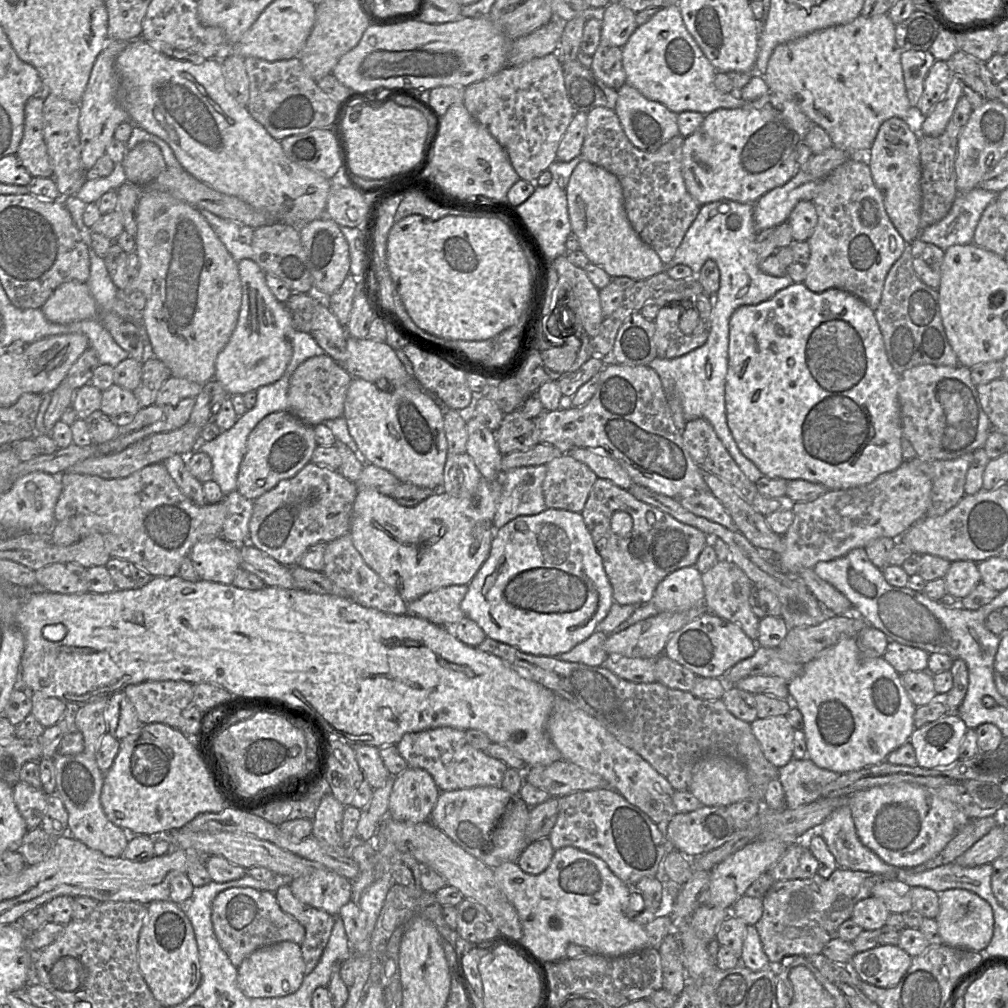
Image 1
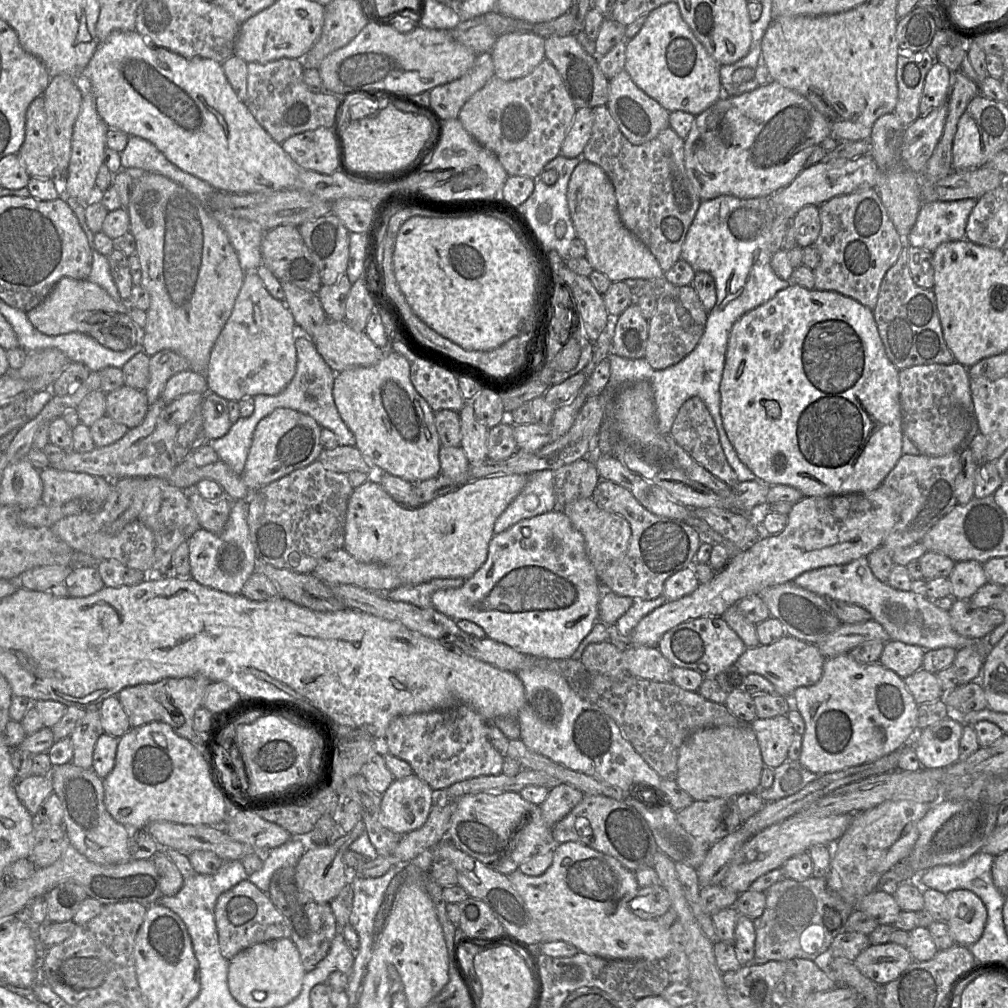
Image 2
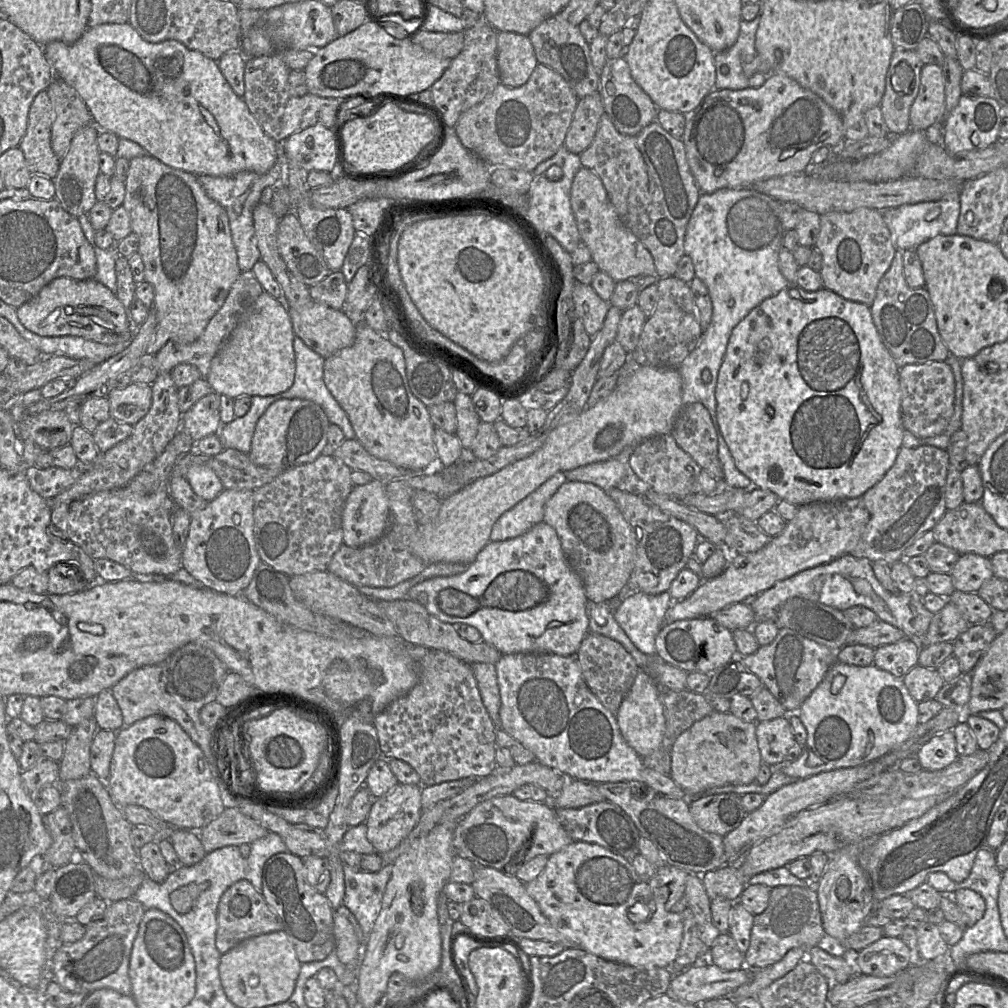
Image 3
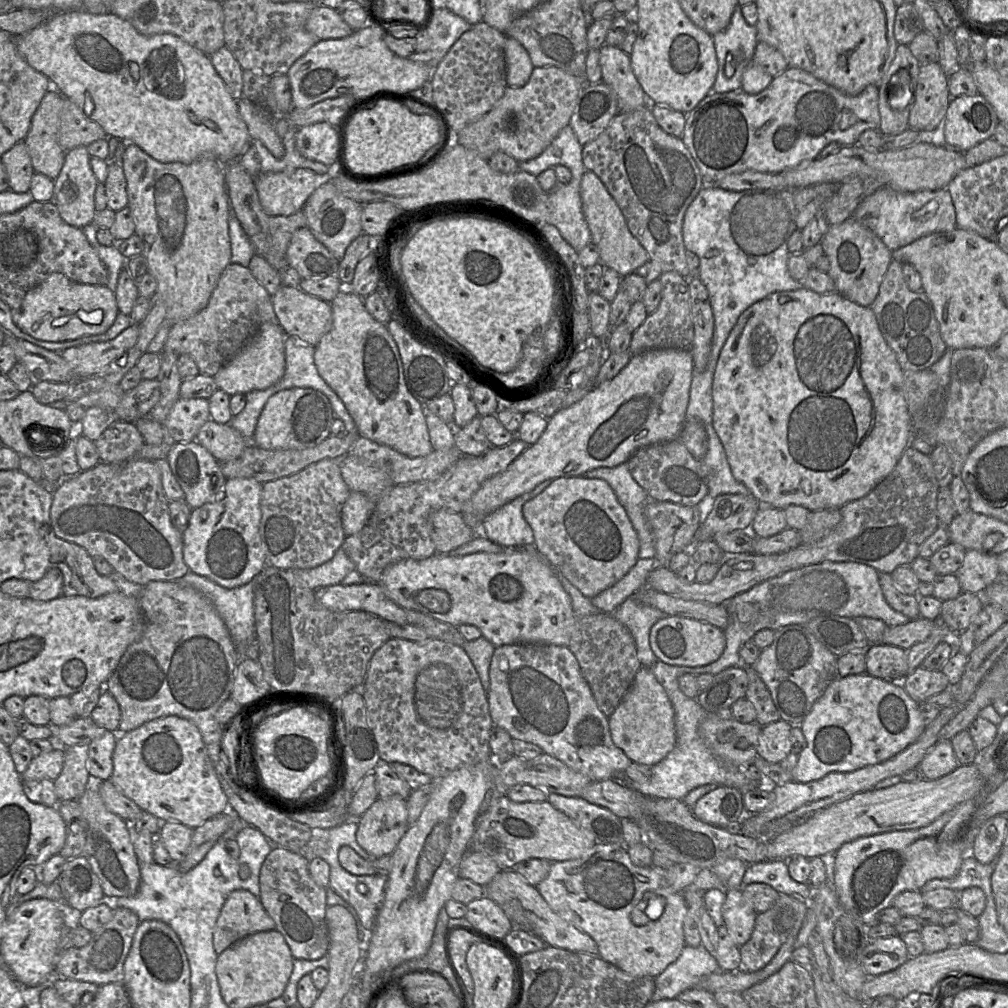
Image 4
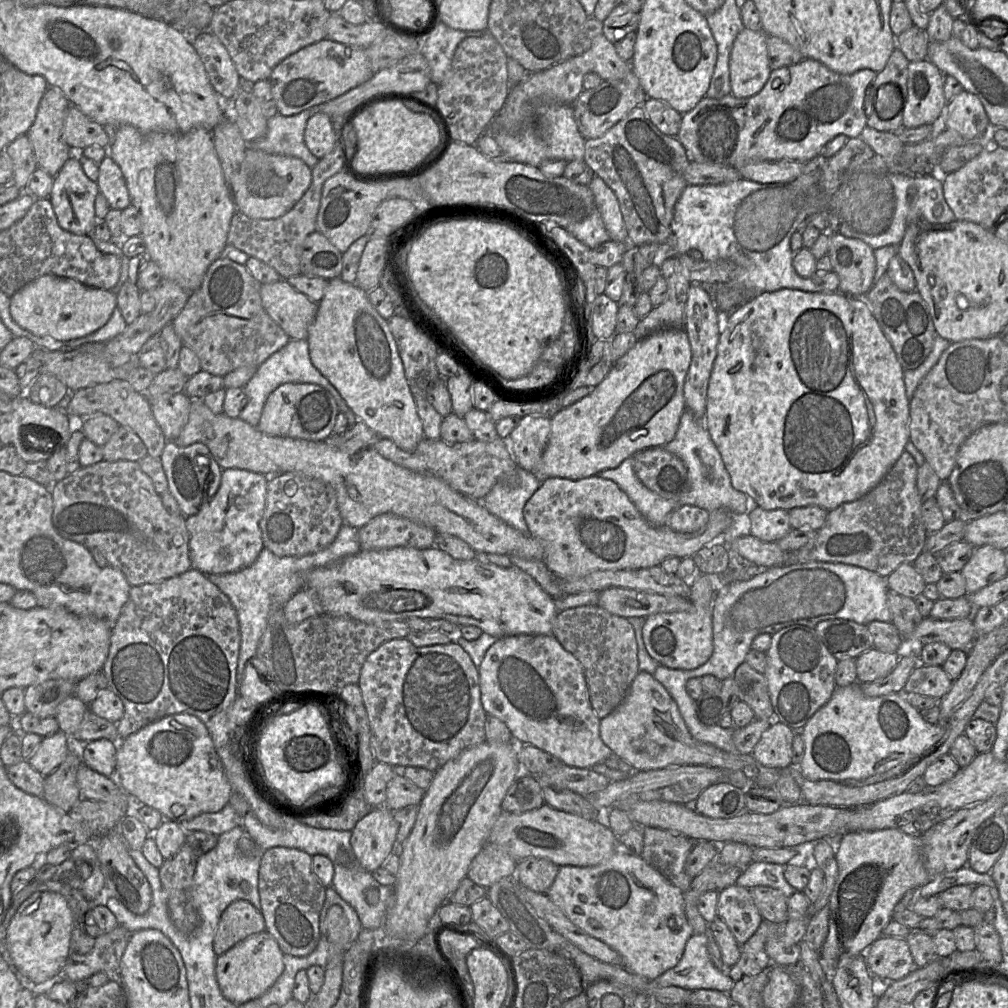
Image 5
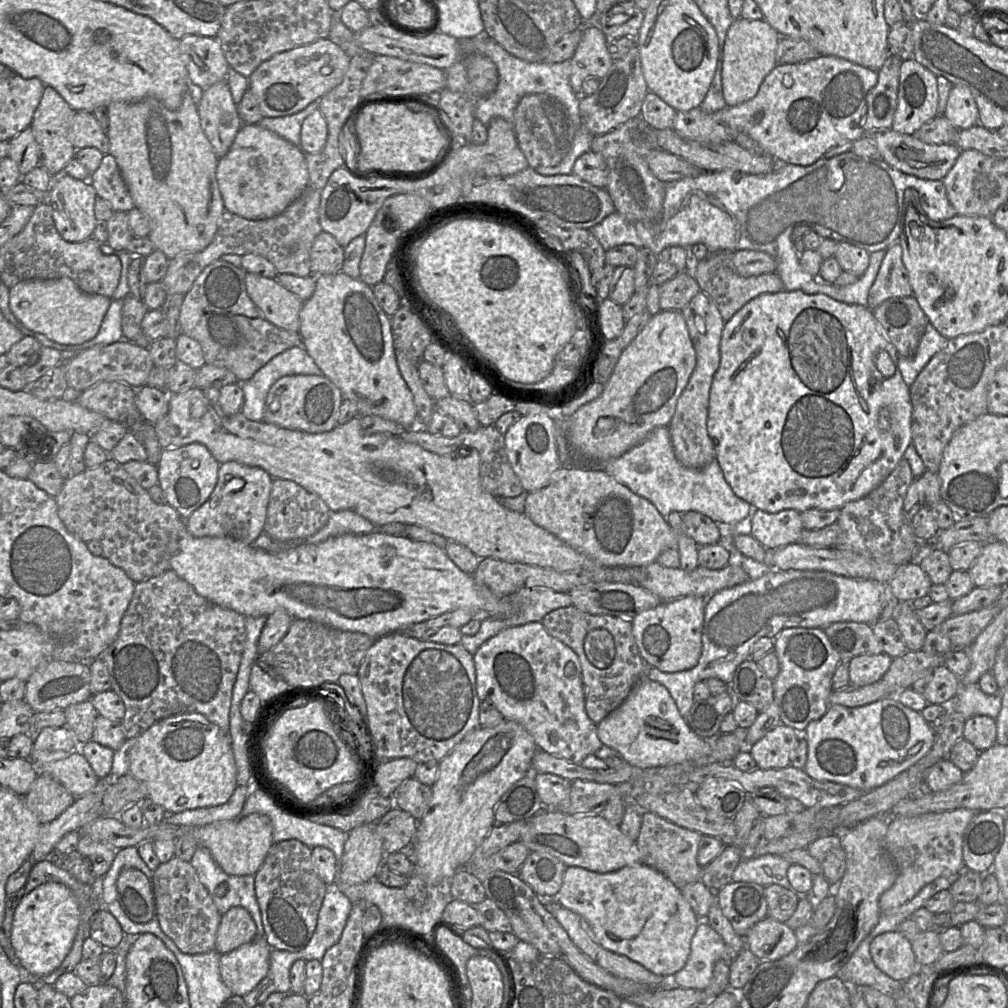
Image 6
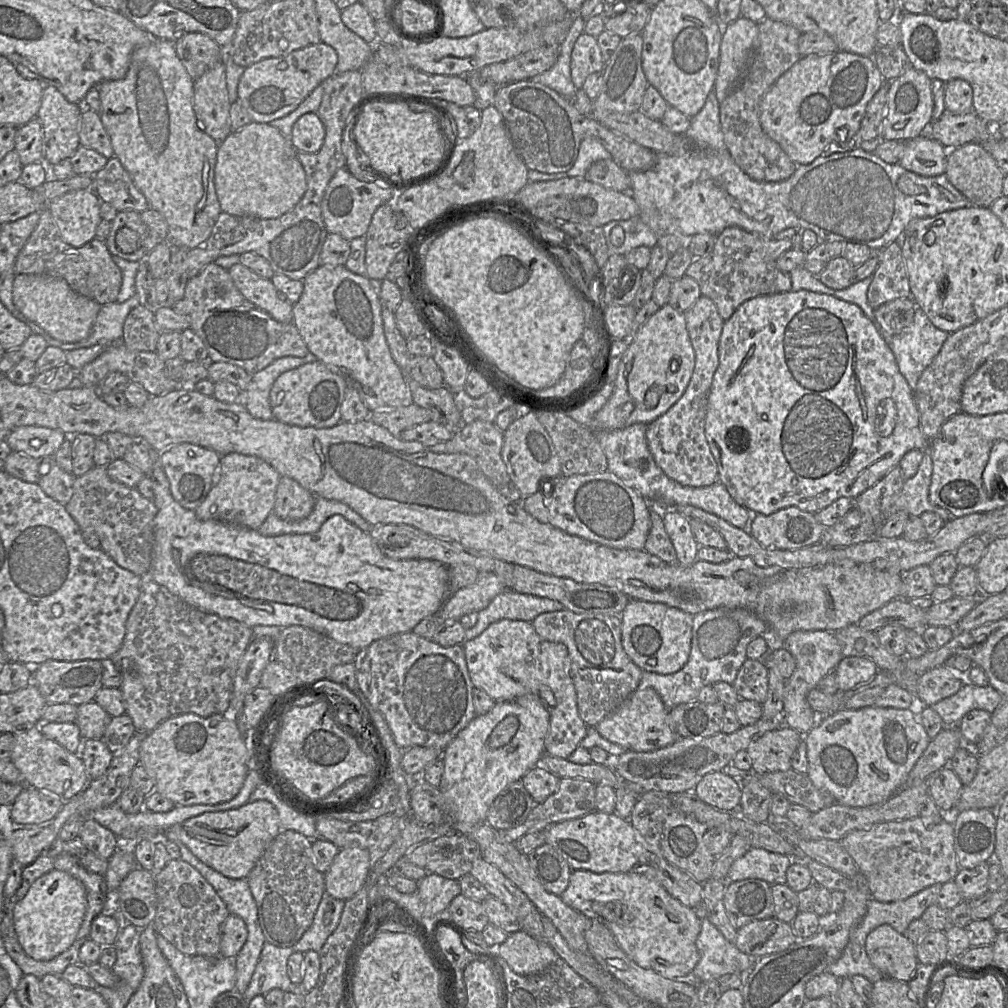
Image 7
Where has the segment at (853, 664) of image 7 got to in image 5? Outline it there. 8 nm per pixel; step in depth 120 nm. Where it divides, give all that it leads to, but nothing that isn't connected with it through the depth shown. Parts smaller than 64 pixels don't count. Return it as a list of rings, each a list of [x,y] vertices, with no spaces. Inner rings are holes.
[[[874,647],[856,659],[858,683],[873,682],[886,677],[896,667],[901,654],[882,652]]]

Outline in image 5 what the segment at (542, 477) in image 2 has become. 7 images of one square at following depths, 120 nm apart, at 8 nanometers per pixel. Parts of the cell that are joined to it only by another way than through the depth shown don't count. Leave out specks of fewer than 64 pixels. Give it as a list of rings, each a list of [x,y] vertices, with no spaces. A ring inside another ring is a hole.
[[[517,466],[516,471],[497,482],[481,502],[491,514],[527,535],[530,532],[523,508],[541,483],[533,473]]]

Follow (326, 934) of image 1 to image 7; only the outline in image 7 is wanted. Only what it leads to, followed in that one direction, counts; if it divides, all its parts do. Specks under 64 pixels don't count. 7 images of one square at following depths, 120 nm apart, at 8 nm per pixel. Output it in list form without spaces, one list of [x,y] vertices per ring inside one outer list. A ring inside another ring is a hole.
[[[286,830],[286,831],[280,832],[275,837],[275,839],[270,843],[270,845],[265,849],[264,853],[262,854],[262,856],[259,858],[258,862],[256,863],[255,867],[251,870],[251,872],[246,877],[250,890],[251,890],[251,893],[253,895],[253,898],[254,898],[257,908],[258,908],[259,924],[260,924],[262,932],[265,936],[265,940],[275,946],[291,947],[301,939],[302,935],[311,926],[313,919],[314,919],[314,915],[319,906],[322,895],[325,891],[324,874],[319,872],[315,867],[314,857],[313,857],[313,853],[312,853],[312,841],[313,840],[310,840],[309,838],[305,837],[304,835],[302,835],[298,832],[295,832],[293,830]]]

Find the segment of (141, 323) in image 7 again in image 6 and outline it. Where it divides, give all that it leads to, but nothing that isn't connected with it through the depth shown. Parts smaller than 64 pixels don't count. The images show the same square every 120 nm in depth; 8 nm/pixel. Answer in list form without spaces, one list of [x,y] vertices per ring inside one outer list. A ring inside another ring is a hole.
[[[132,295],[123,299],[122,307],[122,333],[123,339],[140,347],[149,348],[152,341],[145,336],[141,322],[149,309],[143,301]]]

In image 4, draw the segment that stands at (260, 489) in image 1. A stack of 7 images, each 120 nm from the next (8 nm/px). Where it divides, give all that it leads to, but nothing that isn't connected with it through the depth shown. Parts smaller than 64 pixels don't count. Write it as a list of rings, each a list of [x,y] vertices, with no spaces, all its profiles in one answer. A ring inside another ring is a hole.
[[[310,388],[281,390],[267,400],[251,443],[272,451],[313,448],[331,436],[334,419],[331,404],[323,393]]]

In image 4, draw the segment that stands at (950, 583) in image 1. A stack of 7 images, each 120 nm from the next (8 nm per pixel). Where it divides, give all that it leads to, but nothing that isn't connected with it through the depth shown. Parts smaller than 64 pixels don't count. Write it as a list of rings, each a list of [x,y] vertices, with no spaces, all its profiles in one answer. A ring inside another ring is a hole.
[[[980,550],[966,551],[964,562],[955,573],[962,592],[981,595],[987,587],[999,580],[1001,572],[997,556]]]

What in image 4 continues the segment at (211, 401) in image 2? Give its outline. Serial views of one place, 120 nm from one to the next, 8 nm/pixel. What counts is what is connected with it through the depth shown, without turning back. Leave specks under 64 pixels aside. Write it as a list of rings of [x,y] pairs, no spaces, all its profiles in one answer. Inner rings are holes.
[[[180,397],[163,423],[167,437],[175,443],[195,441],[200,428],[211,419],[209,400]]]

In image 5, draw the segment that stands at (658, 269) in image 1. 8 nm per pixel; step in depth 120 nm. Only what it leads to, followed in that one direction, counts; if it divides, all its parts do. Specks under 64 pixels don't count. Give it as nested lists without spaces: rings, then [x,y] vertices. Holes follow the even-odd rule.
[[[594,176],[589,188],[595,199],[610,240],[619,243],[631,242],[623,220],[619,202],[612,189],[599,177]]]

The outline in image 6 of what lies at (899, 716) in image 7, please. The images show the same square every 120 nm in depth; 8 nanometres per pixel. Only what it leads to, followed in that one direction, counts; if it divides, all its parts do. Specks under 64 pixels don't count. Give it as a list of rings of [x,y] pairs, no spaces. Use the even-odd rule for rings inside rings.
[[[886,696],[876,702],[853,708],[837,704],[830,705],[826,713],[820,719],[811,721],[801,735],[804,736],[808,744],[808,755],[803,769],[811,778],[818,781],[829,781],[847,785],[863,793],[888,783],[896,778],[900,773],[916,764],[931,750],[936,739],[936,734],[928,726],[921,713],[903,705],[896,699],[896,696]]]

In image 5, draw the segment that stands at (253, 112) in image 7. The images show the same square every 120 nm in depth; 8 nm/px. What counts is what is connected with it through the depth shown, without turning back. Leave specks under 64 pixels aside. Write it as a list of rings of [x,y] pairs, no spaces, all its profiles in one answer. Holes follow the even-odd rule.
[[[324,38],[282,60],[268,79],[278,114],[299,114],[310,107],[335,99],[371,78],[375,73],[371,70],[365,48]]]

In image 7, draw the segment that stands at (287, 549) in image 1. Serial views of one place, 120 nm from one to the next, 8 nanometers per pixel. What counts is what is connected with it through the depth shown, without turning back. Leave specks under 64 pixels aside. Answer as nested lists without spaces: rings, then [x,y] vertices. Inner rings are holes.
[[[281,476],[276,489],[273,513],[283,520],[297,521],[308,517],[316,496],[295,480]]]

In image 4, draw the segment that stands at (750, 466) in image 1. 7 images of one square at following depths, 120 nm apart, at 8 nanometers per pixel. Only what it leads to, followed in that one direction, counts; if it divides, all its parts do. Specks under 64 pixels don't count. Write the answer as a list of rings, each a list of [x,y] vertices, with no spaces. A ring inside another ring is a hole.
[[[704,186],[687,208],[682,225],[683,242],[686,250],[694,252],[700,259],[697,277],[708,290],[714,315],[714,333],[710,356],[705,370],[693,374],[686,419],[698,418],[705,427],[708,450],[702,460],[701,469],[706,477],[708,495],[716,498],[721,494],[750,495],[750,490],[735,479],[727,460],[721,440],[715,432],[713,421],[712,383],[717,361],[731,330],[739,316],[752,304],[774,292],[794,291],[803,287],[788,271],[788,240],[797,229],[794,190],[743,190],[731,191],[716,186]]]

